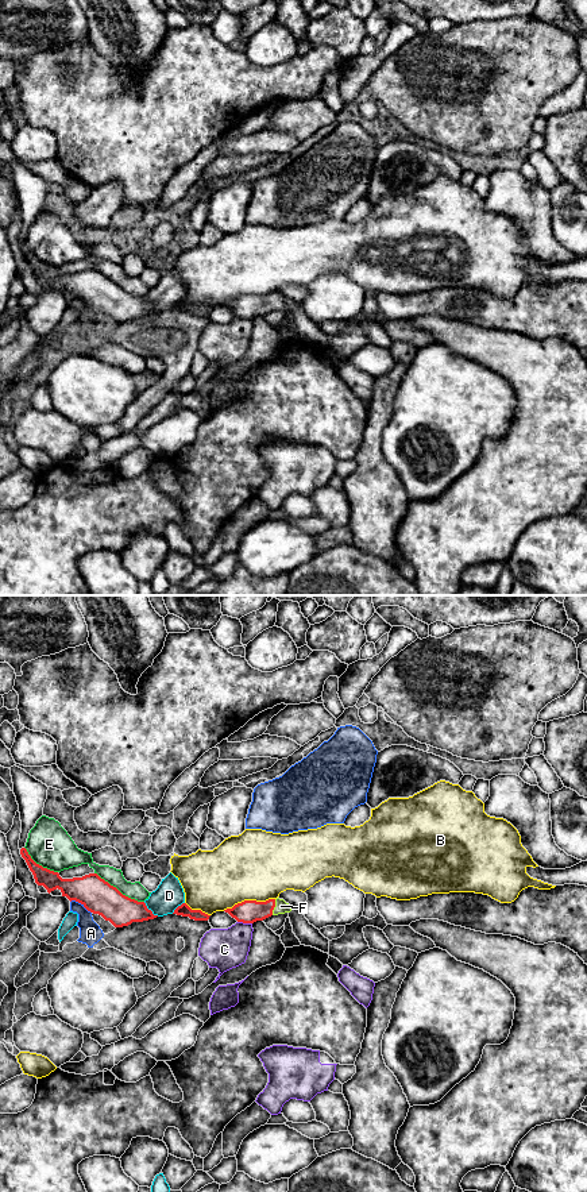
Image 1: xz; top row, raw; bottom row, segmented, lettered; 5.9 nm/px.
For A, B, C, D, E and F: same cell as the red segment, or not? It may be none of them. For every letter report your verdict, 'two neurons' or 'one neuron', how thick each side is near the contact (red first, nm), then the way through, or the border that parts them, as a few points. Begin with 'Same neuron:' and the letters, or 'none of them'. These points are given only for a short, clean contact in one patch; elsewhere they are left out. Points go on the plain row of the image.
Same neuron: F
A: two neurons; calibres 200 and 130 nm
B: two neurons; calibres 140 and 420 nm
C: two neurons; calibres 140 and 240 nm
D: two neurons; calibres 190 and 170 nm
E: two neurons; calibres 200 and 100 nm
F: one neuron; calibres 140 and 80 nm; way xz (248, 307), (274, 301), (281, 301)

